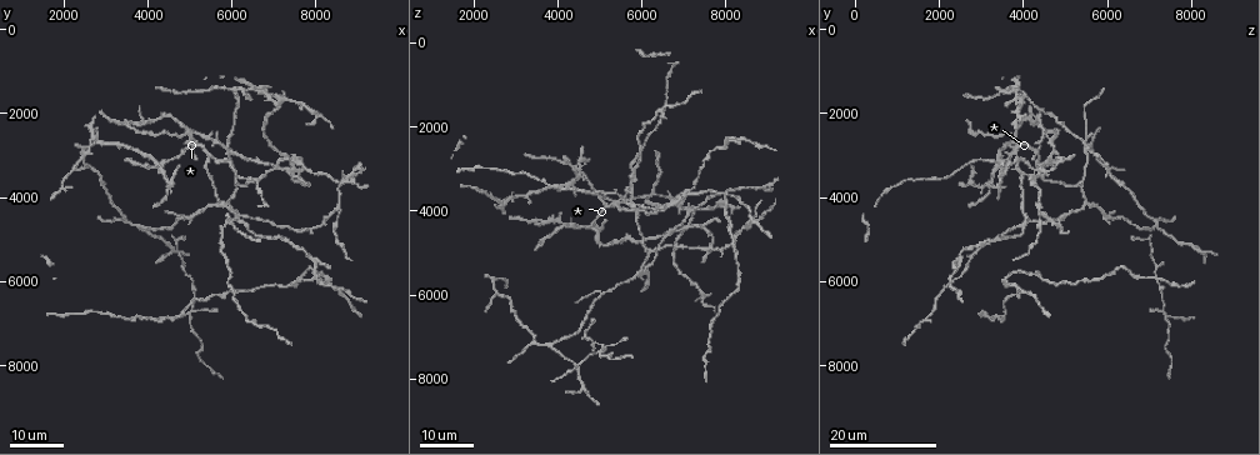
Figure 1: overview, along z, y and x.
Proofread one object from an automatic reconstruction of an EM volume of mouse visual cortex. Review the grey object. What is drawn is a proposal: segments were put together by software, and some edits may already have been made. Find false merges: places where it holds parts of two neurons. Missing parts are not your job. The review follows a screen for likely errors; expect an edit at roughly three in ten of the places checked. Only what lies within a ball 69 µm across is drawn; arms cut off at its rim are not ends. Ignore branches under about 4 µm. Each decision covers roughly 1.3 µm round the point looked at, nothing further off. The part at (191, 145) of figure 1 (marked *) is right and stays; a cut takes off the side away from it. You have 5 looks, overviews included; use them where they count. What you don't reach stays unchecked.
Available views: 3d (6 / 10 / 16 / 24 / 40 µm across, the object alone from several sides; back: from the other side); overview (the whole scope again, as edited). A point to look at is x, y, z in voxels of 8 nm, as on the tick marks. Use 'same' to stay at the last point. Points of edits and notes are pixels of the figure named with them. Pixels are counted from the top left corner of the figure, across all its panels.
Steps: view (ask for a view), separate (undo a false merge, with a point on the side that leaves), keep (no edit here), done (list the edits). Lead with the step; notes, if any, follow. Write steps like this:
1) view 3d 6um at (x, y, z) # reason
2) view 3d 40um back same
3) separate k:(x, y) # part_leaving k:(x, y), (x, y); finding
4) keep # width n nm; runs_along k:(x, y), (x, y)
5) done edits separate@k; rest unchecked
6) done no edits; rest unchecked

view 3d 24um at (5900, 4100, 5450) # three arms meet

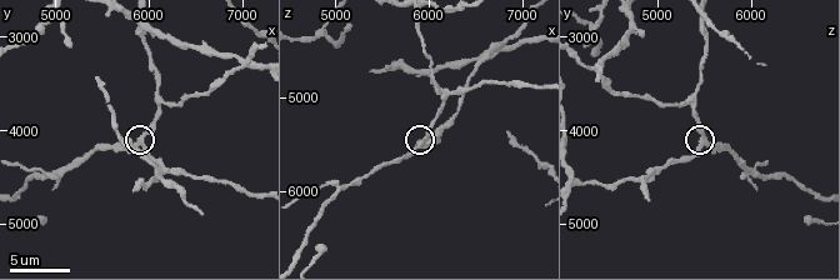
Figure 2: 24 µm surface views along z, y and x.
view 3d 6um at (5900, 4150, 5500) # zoom in

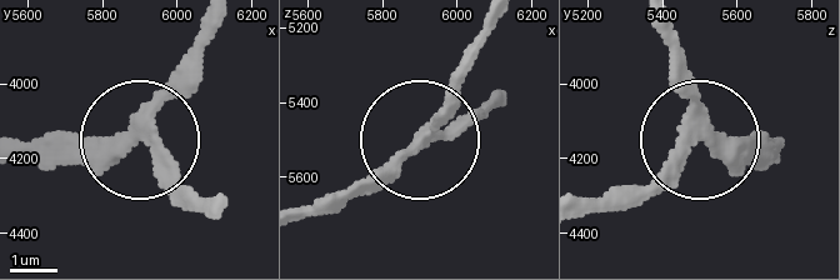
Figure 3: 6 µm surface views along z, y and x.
keep # width 260 nm; runs_along 3:(496, 95), (333, 211); one neuron here

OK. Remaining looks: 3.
view 3d 10um at (5000, 4500, 5950) # looks like a crossing

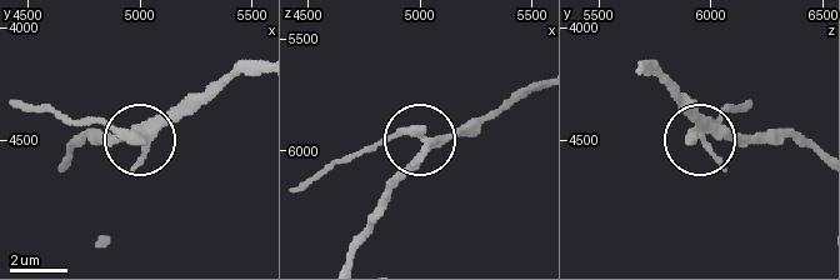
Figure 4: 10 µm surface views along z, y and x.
view 3d 6um at (5010, 4510, 5960) # closer look

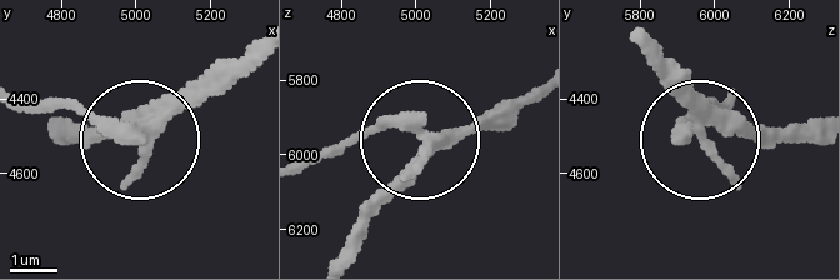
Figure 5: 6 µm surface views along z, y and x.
separate 5:(128, 184) # arms 4; part_leaving 5:(150, 126), (23, 103); two neurons meet here

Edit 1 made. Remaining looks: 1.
done edits separate@5; rest unchecked

